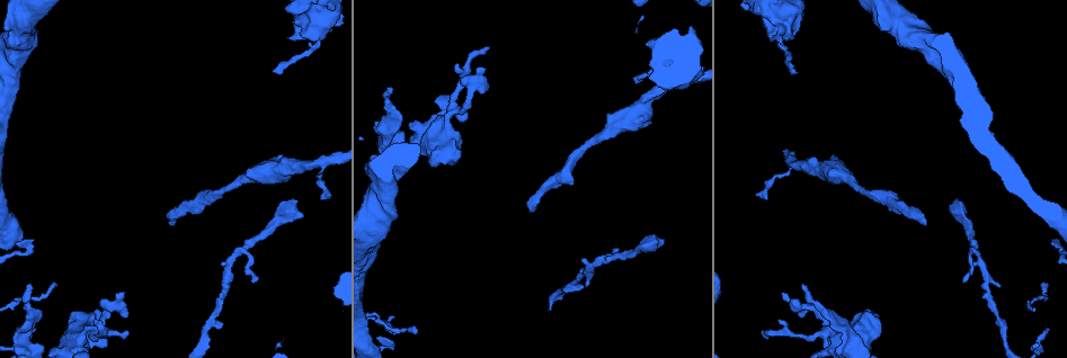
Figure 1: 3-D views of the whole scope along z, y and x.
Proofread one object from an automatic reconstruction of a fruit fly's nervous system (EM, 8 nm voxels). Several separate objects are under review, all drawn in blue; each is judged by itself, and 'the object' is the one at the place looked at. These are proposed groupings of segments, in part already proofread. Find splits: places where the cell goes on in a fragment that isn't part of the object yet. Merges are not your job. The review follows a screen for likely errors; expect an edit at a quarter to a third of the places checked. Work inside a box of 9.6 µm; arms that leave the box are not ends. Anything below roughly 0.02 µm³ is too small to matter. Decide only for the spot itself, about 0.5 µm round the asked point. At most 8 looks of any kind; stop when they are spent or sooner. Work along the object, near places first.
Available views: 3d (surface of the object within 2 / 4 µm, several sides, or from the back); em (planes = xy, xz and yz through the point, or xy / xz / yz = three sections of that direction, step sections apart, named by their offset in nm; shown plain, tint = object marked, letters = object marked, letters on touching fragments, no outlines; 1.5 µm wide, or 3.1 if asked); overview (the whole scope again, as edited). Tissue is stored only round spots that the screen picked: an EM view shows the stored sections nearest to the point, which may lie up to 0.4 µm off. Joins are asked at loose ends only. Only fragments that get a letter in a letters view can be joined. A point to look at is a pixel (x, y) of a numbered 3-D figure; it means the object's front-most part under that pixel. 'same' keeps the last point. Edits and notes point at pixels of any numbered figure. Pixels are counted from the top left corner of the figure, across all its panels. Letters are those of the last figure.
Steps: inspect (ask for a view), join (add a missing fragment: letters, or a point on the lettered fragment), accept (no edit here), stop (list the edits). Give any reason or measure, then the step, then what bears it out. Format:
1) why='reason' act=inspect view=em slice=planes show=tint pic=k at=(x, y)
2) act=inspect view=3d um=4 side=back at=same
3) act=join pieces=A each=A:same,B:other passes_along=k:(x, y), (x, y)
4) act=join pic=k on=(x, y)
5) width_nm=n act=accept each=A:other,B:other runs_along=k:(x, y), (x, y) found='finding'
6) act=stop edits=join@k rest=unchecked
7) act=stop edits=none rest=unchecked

why='branch stops here' act=inspect view=em slice=xy step=4 show=letters pic=1 at=(123, 294)

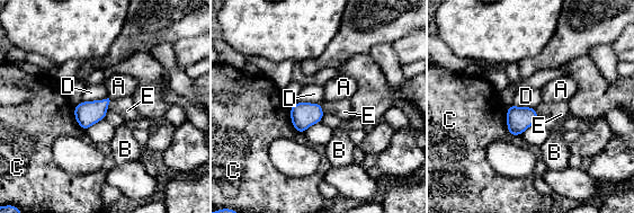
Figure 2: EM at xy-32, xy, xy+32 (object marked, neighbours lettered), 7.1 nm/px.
act=inspect view=em slice=planes show=letters at=same

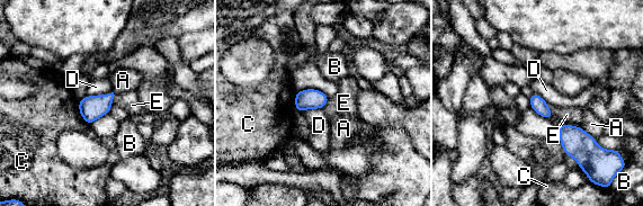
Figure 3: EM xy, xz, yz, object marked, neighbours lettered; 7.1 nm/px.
act=accept each=A:other,B:other,C:other,D:other,E:other found='none of them fits'

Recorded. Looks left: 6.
why='an open end' act=inspect view=em slice=planes show=plain pic=1 at=(171, 223)

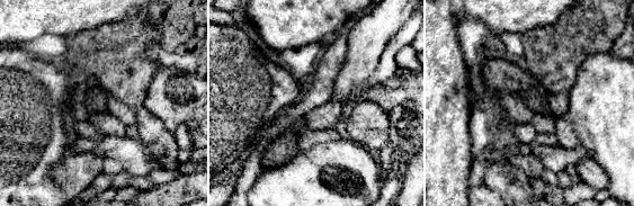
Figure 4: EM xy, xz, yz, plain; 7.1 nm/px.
why='what lies round it' act=inspect view=em slice=planes show=letters at=same

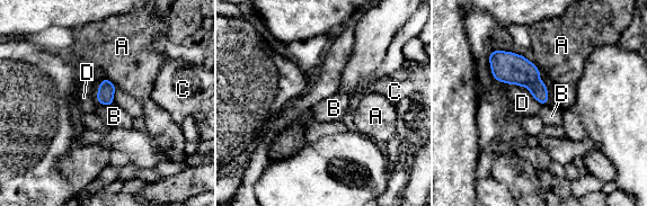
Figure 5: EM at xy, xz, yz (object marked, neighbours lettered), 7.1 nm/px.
width_nm=130 act=accept each=A:other,B:other,C:other,D:other border=5:(507, 83), (525, 87), (541, 105) found='none of them fits'

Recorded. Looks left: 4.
why='tapers out' act=inspect view=em slice=xy step=4 show=letters pic=1 at=(797, 73)

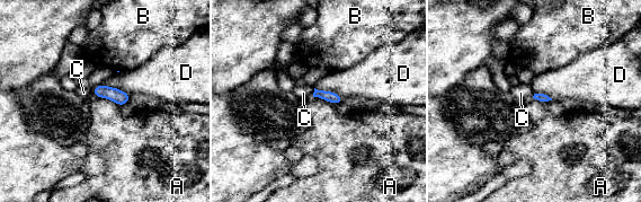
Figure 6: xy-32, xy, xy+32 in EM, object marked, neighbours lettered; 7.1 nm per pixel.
act=accept each=A:other,B:other,C:other,D:other border=6:(94, 95), (108, 98), (118, 106) found='no lettered fragment goes on from it'

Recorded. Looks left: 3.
act=stop edits=none rest=unchecked

